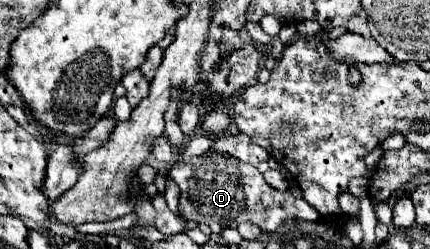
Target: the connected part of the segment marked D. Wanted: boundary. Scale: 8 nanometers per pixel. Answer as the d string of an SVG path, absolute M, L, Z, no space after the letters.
M220 153L192 157L188 163L174 165L170 173L180 187L180 213L188 221L206 221L212 233L222 233L226 227L238 227L244 221L258 225L264 233L272 233L286 219L320 219L316 209L312 209L312 205L308 205L304 199L298 199L288 191L272 189L256 167L232 161L232 157L220 157Z

